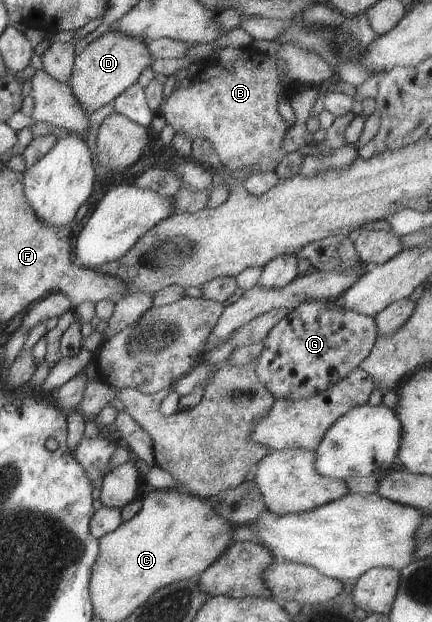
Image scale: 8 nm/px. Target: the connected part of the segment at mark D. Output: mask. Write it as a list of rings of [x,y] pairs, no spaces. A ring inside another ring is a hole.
[[[109,30],[75,58],[74,70],[67,83],[83,109],[91,114],[138,82],[142,70],[153,63],[146,41]]]

